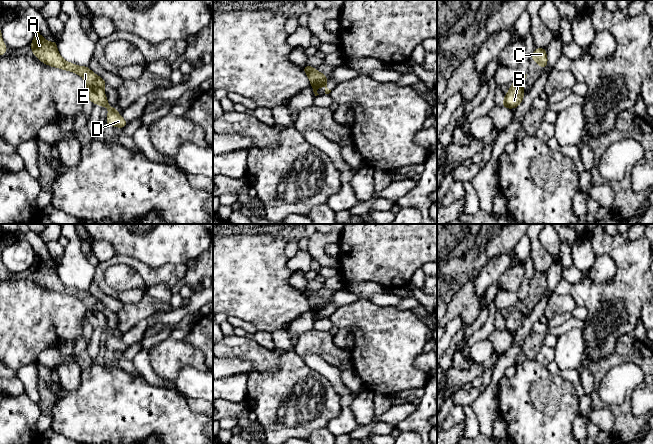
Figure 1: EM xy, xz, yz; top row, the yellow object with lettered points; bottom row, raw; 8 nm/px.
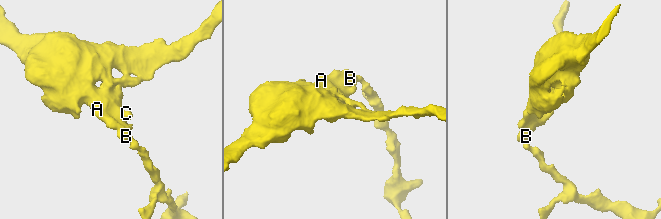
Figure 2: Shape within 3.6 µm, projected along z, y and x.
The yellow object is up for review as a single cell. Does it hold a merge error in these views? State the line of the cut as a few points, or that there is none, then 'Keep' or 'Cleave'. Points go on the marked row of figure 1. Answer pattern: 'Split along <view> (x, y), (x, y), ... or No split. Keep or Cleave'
Split along xy (87, 85), (102, 89). Cleave

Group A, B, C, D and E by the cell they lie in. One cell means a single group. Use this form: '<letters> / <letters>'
A C E / B D

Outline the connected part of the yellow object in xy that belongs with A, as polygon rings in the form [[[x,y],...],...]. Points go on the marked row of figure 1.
[[[37,30],[31,41],[31,52],[42,63],[51,67],[63,69],[80,75],[87,86],[104,88],[107,83],[103,78],[92,72],[88,66],[80,67],[74,63],[65,61],[57,50],[57,40],[48,42]]]

